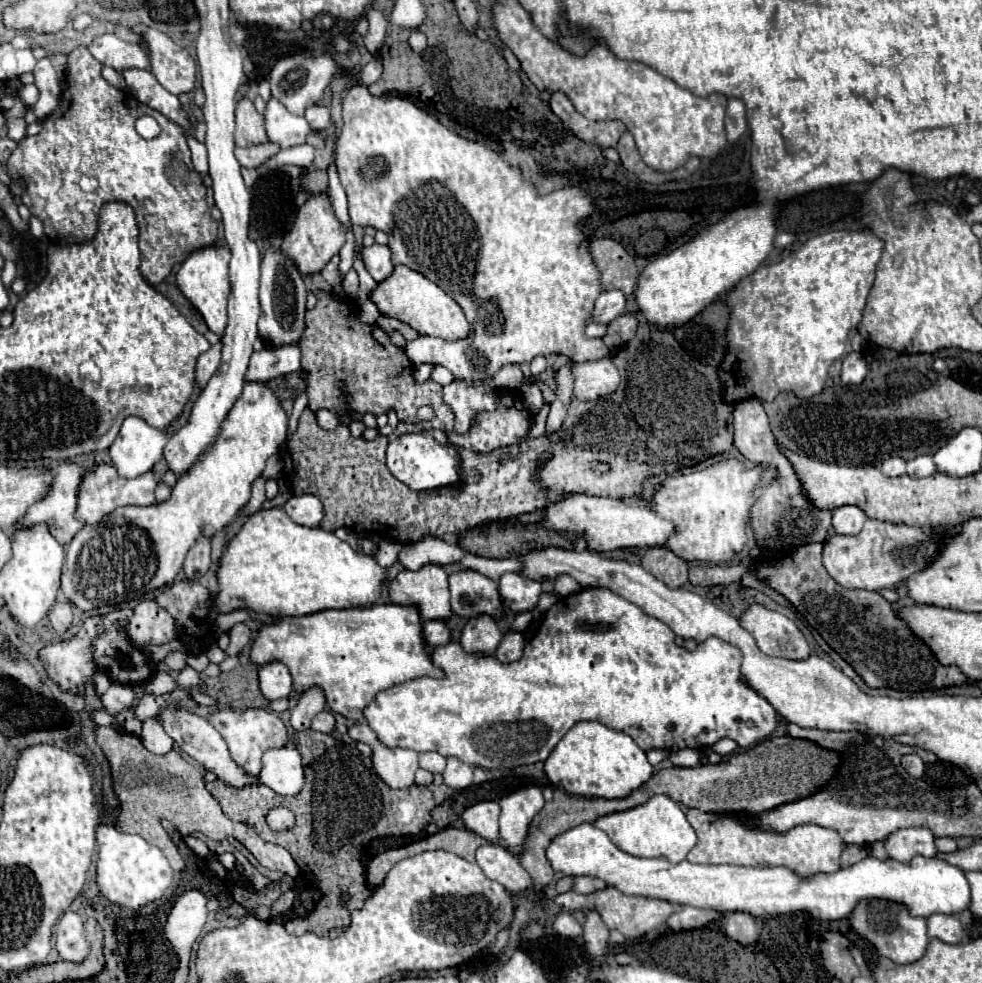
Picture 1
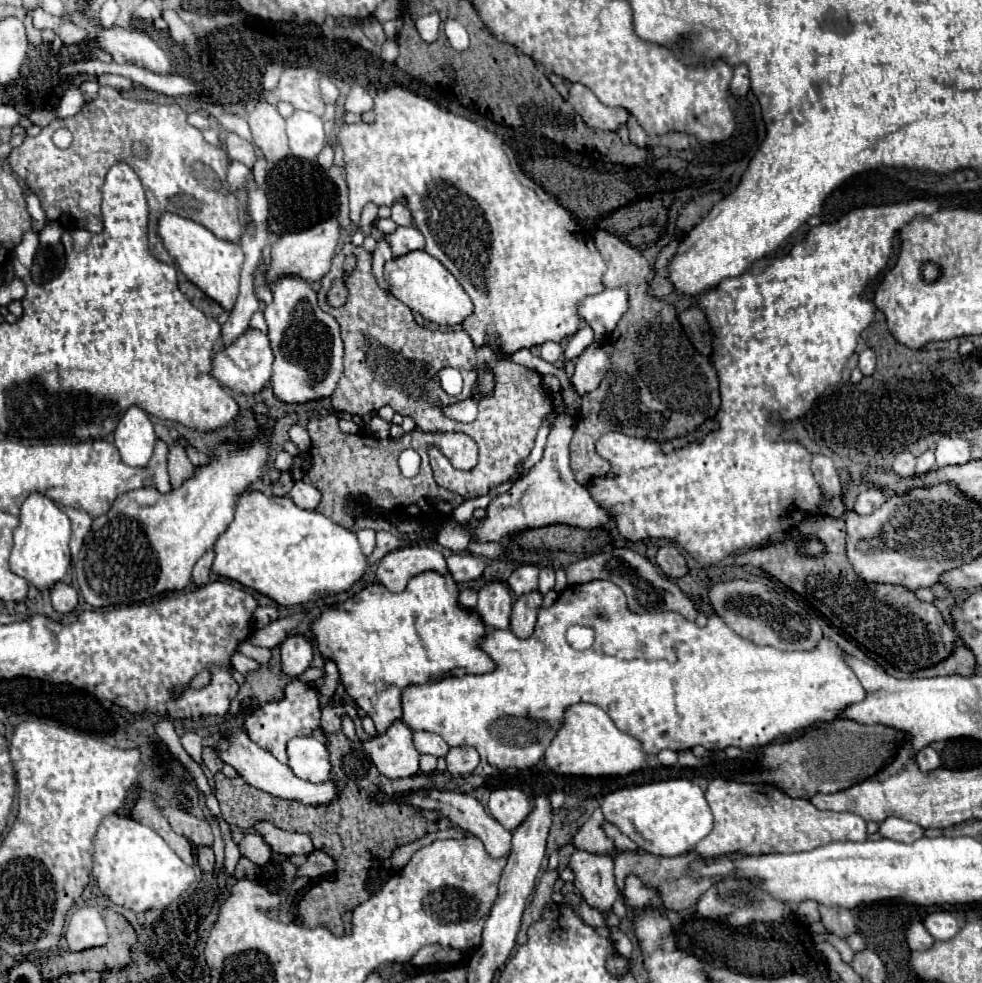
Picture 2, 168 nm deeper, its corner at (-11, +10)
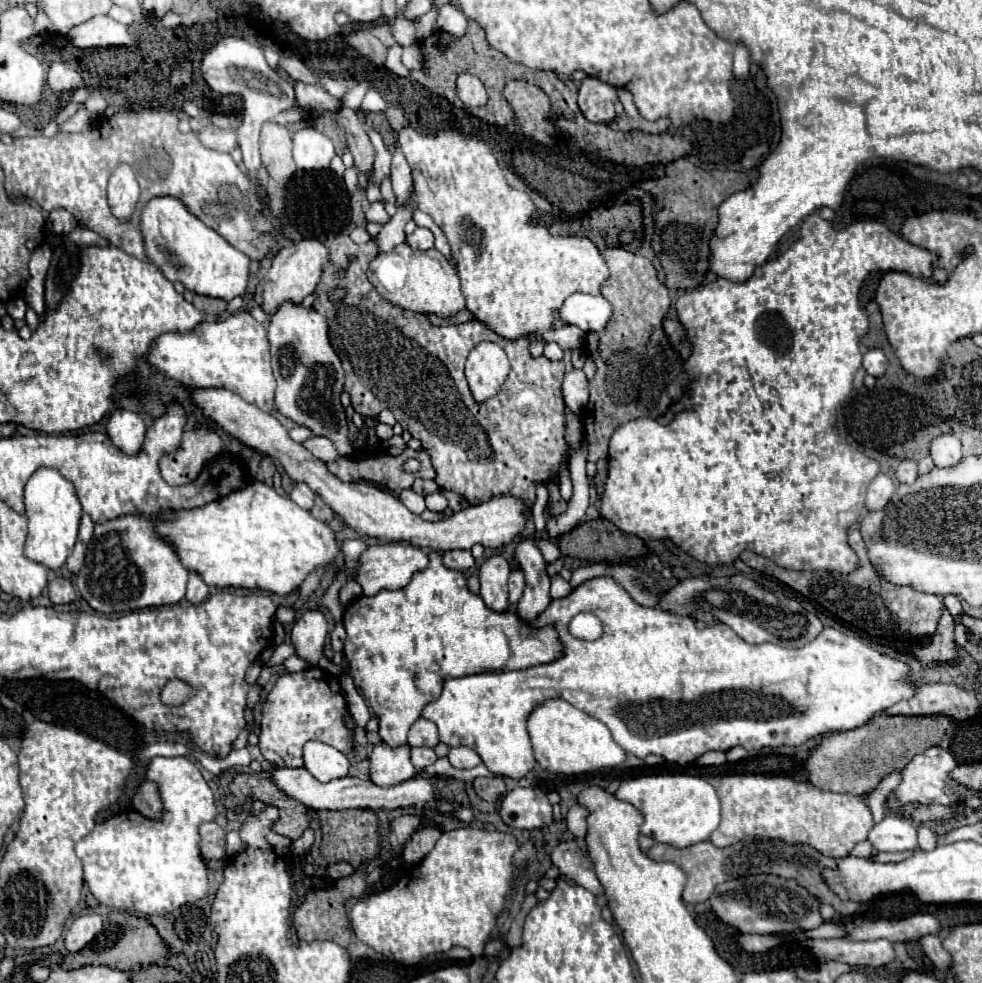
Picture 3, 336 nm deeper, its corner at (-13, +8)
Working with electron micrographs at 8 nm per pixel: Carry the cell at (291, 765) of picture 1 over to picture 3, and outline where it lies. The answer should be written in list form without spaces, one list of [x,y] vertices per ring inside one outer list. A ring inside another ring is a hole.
[[[306,742],[304,768],[320,782],[344,778],[350,772],[350,758],[324,742]]]

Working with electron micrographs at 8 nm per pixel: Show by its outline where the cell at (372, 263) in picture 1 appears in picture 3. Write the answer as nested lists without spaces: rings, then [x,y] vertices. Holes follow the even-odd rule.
[[[416,228],[414,234],[406,238],[406,242],[416,250],[430,250],[434,248],[434,234],[428,228]]]

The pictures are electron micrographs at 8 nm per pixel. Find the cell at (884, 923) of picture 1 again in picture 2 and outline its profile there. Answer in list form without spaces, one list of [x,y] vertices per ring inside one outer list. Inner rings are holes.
[[[912,920],[910,922],[910,928],[906,932],[906,942],[908,942],[910,950],[920,950],[920,952],[928,950],[934,944],[930,932],[926,930],[924,922],[920,922],[920,920]]]

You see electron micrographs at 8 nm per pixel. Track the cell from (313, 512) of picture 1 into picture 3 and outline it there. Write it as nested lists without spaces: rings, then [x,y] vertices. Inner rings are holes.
[[[296,482],[294,488],[292,488],[292,492],[290,492],[290,498],[292,498],[300,508],[304,508],[304,510],[310,510],[310,508],[312,508],[314,496],[316,496],[316,494],[314,494],[306,484],[302,484],[302,482]]]

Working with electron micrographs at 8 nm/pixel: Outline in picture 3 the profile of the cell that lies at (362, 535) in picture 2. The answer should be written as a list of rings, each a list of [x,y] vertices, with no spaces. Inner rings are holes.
[[[356,538],[356,540],[344,540],[342,542],[343,558],[346,560],[346,574],[350,576],[356,568],[356,558],[362,554],[362,550],[366,550],[366,544]]]

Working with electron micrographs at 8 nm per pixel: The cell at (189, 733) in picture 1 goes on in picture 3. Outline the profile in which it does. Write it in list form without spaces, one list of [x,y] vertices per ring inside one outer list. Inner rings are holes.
[[[274,766],[272,780],[282,792],[292,796],[294,800],[300,800],[304,806],[310,806],[310,808],[316,808],[316,810],[346,810],[346,808],[364,808],[364,810],[368,810],[368,808],[372,808],[372,810],[386,808],[386,810],[396,810],[396,808],[406,808],[406,806],[416,806],[418,810],[426,810],[430,806],[436,806],[442,812],[458,814],[458,818],[462,822],[472,822],[474,820],[474,812],[470,808],[444,802],[442,798],[436,796],[430,782],[426,778],[422,778],[422,776],[406,780],[406,782],[402,782],[398,786],[390,786],[390,788],[382,788],[382,786],[376,786],[374,782],[370,782],[370,780],[360,780],[360,778],[352,778],[352,776],[338,778],[338,780],[322,784],[306,768],[278,768],[278,766]]]

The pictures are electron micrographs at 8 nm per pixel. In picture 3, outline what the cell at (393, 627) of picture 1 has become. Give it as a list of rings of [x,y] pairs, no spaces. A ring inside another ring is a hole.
[[[428,552],[428,566],[414,572],[410,582],[400,590],[380,590],[376,596],[360,596],[348,604],[344,612],[344,628],[348,638],[344,642],[344,656],[350,666],[348,672],[356,686],[368,700],[368,706],[380,720],[380,736],[390,748],[406,744],[408,728],[422,714],[422,708],[436,700],[442,692],[446,678],[500,672],[500,670],[524,670],[538,664],[554,662],[562,656],[562,642],[554,626],[532,626],[516,612],[490,610],[478,594],[472,594],[466,586],[466,578],[460,570],[450,570],[442,564],[440,552]]]

